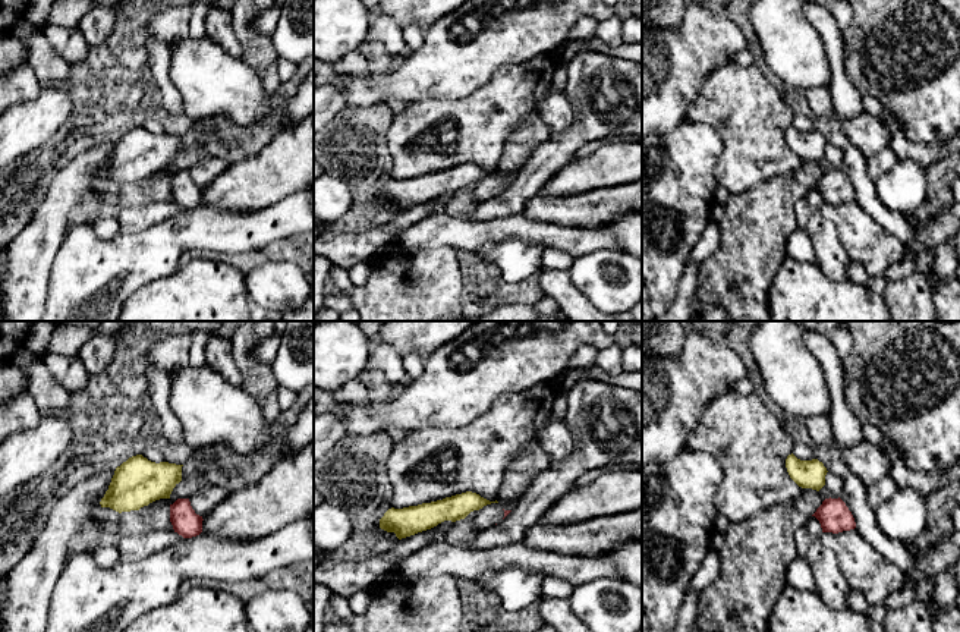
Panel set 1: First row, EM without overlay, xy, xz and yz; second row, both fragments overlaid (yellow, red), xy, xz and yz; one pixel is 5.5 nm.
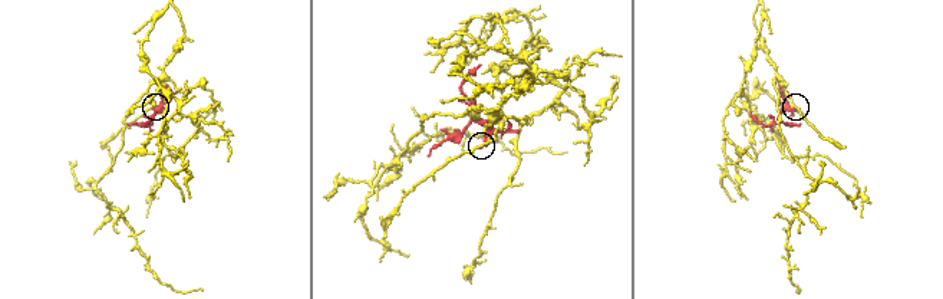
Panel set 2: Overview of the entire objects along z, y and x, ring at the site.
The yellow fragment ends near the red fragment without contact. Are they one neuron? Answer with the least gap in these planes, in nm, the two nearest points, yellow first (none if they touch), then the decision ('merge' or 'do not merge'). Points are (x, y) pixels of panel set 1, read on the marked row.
40 nm apart; from yellow across xy (169, 497), (175, 502); do not merge

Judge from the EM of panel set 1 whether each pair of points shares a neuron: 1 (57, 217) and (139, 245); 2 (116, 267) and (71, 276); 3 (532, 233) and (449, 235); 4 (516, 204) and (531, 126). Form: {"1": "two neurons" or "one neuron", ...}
{"1": "two neurons", "2": "one neuron", "3": "one neuron", "4": "two neurons"}

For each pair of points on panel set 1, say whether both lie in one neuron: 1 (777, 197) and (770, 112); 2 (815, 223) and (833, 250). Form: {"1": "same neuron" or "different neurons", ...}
{"1": "different neurons", "2": "same neuron"}

